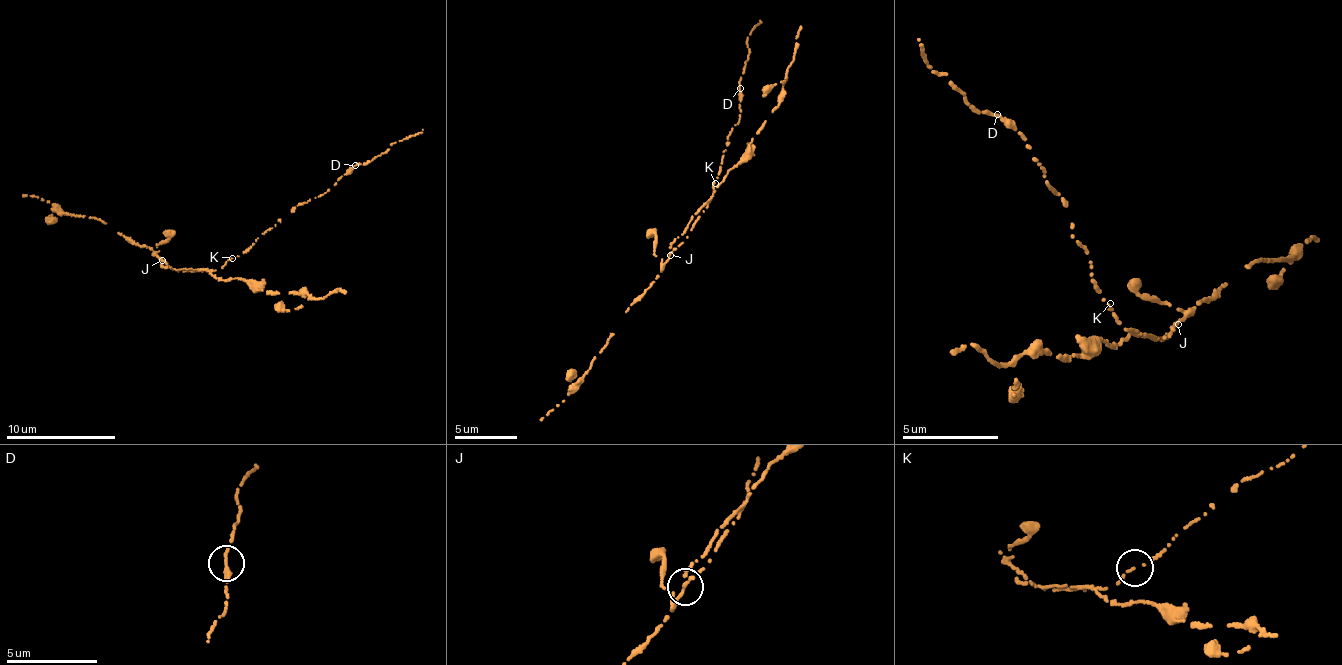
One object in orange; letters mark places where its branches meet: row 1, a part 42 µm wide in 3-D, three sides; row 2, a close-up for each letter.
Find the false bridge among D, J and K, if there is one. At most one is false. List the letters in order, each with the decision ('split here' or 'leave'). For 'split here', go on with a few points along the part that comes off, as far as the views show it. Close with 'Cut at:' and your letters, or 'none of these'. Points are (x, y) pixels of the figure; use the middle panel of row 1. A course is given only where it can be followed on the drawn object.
D: leave
J: split here; course (670, 254), (701, 205), (730, 169), (743, 159), (752, 138), (779, 104), (800, 24)
K: leave
Cut at: J

